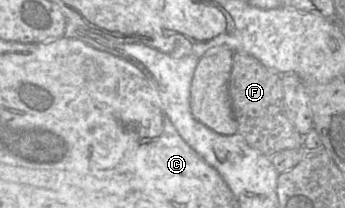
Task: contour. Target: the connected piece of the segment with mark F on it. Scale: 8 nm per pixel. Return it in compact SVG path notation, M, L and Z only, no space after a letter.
M234 52L229 95L238 124L237 133L244 137L251 148L271 158L281 151L303 147L304 137L289 119L284 101L282 75L277 71L264 66L247 53Z

